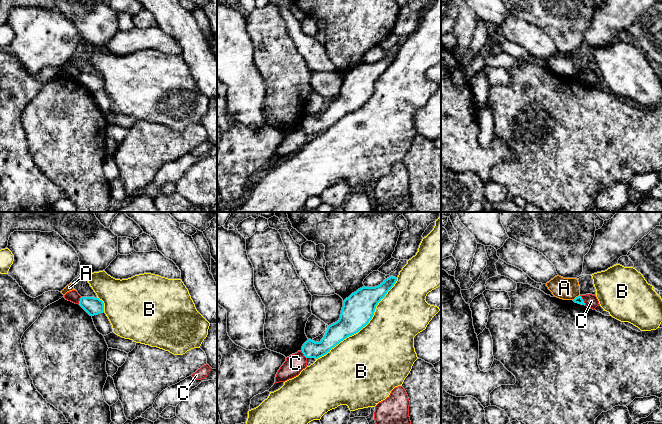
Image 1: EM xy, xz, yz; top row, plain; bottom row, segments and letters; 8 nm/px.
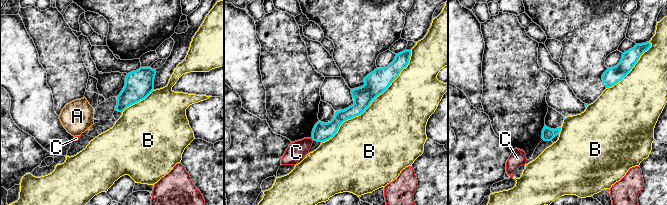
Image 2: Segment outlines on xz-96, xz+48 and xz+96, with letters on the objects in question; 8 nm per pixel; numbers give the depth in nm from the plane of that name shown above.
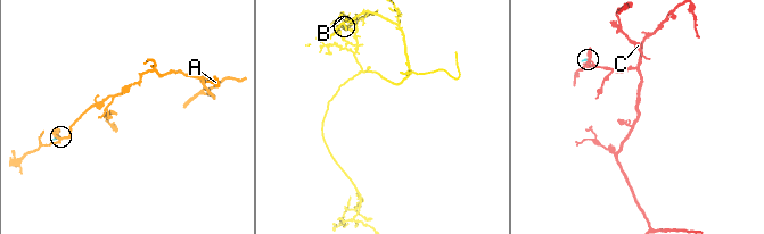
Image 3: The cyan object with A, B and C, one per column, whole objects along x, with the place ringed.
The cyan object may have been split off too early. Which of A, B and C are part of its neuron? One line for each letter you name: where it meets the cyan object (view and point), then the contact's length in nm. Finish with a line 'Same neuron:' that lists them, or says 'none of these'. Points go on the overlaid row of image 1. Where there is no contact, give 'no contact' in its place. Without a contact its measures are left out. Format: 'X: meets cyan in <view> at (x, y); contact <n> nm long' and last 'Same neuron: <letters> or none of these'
Same neuron: none of these

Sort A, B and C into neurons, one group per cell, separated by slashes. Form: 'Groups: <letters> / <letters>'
Groups: A / B / C

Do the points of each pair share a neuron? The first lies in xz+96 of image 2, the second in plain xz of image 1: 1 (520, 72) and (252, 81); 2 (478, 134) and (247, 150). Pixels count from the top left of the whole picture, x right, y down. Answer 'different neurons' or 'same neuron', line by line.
1: different neurons
2: same neuron

